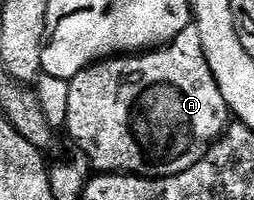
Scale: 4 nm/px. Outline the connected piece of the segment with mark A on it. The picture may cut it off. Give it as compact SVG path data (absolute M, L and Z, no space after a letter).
M192 23L185 31L181 31L181 35L174 37L170 45L162 46L154 51L144 52L142 55L119 55L114 59L100 61L96 64L90 65L87 69L82 69L80 73L69 83L69 111L67 112L67 124L65 129L66 132L71 132L72 139L75 140L81 148L83 148L80 149L82 156L87 158L92 170L98 171L99 173L134 173L136 177L176 177L177 175L181 175L185 171L189 171L193 168L194 165L196 165L196 163L198 163L199 160L201 160L201 158L203 158L203 156L207 153L207 150L210 149L211 146L214 145L215 142L227 132L229 128L229 120L227 121L227 117L229 119L229 110L227 104L225 103L225 99L221 95L221 87L217 87L217 79L213 77L213 71L209 69L209 63L205 57L205 51L203 50L201 43L201 35L197 31L197 27Z

